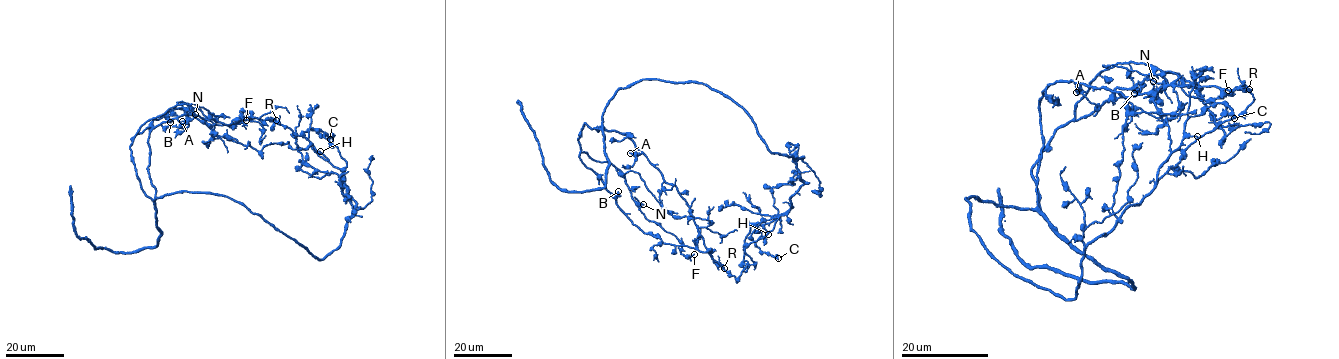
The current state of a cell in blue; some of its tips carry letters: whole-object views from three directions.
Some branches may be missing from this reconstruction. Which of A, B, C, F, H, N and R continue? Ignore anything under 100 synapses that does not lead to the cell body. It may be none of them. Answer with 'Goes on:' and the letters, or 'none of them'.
Goes on: none of them

